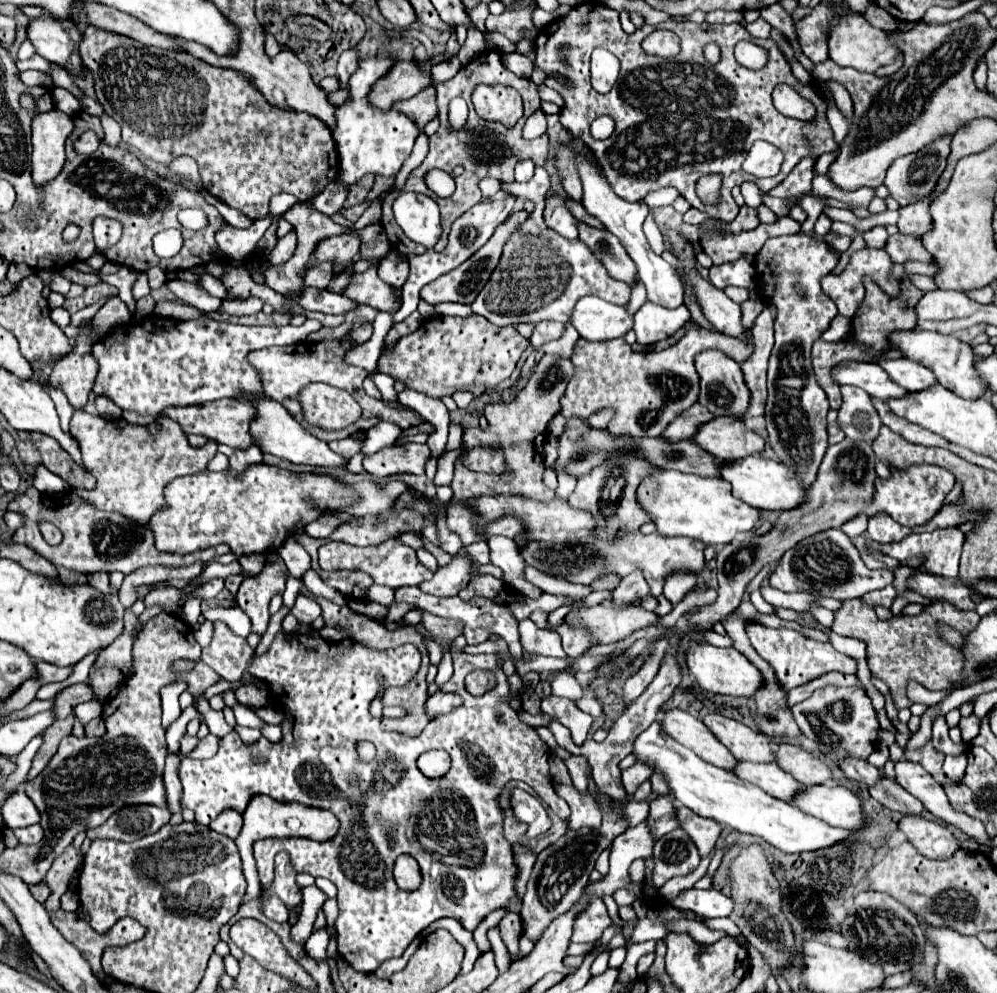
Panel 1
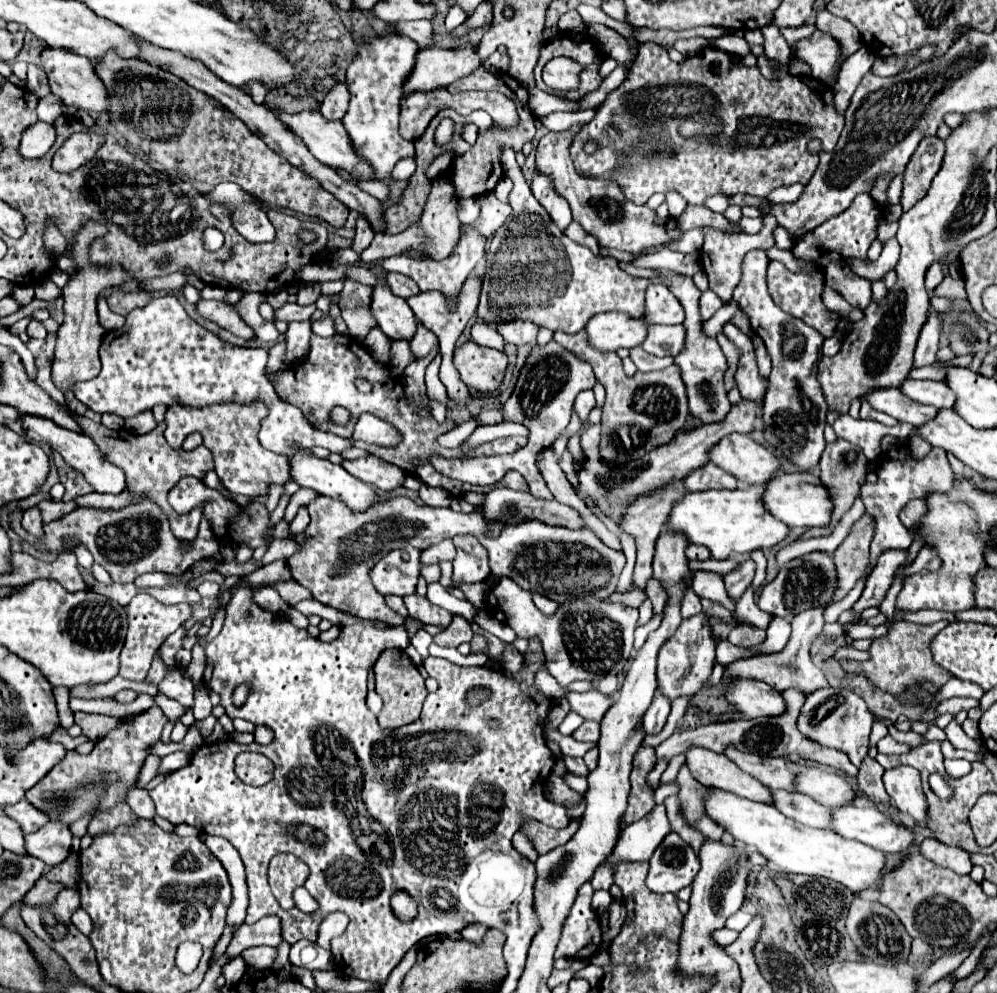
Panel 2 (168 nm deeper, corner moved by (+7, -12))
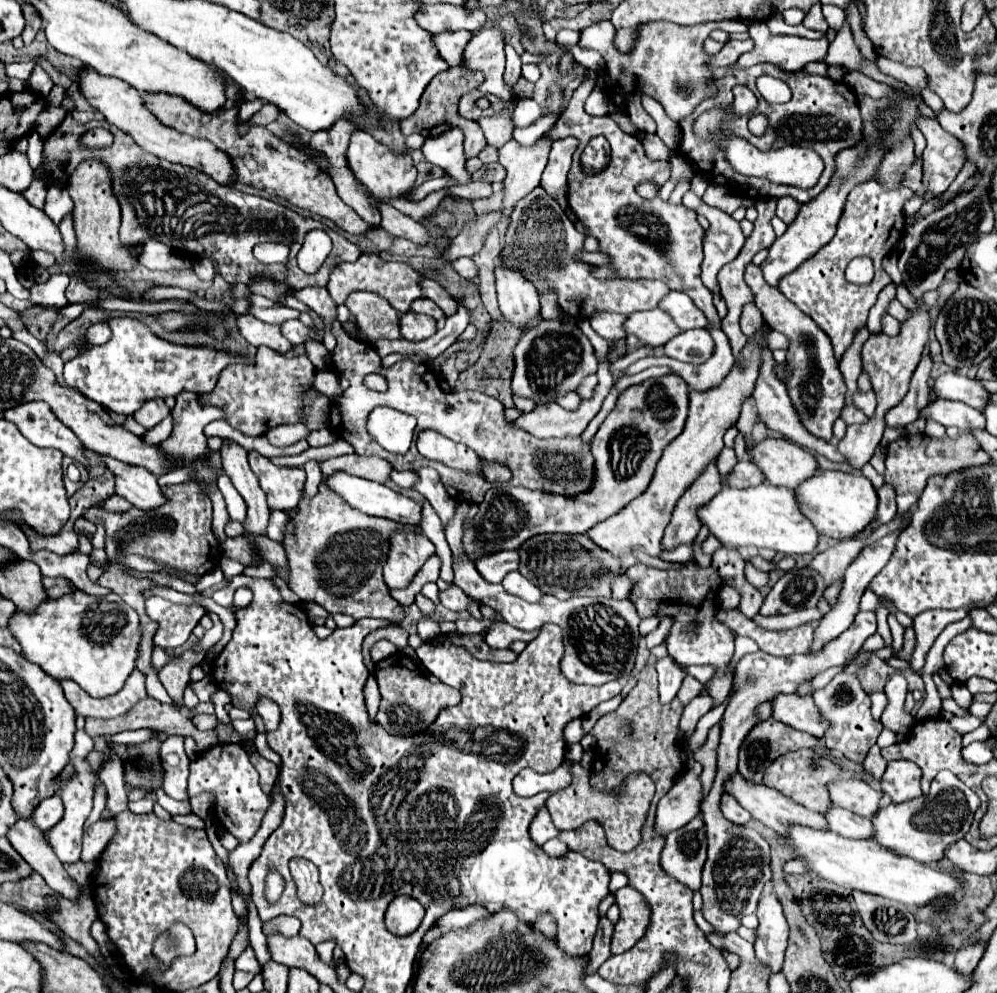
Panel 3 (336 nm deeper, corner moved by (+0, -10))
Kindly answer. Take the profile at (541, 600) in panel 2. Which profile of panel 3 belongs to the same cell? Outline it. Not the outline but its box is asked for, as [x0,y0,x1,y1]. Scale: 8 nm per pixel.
[501,572,543,602]

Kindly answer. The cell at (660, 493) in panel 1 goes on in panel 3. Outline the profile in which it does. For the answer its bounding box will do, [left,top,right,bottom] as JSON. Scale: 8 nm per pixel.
[699,484,819,556]

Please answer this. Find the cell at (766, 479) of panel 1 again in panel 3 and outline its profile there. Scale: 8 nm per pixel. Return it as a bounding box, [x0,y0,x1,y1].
[799,472,877,540]

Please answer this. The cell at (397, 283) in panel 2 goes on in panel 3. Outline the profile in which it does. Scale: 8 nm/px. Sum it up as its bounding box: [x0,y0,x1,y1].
[421,278,457,316]

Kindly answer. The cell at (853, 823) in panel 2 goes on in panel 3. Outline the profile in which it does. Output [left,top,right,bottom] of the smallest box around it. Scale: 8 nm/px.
[873,770,979,862]

